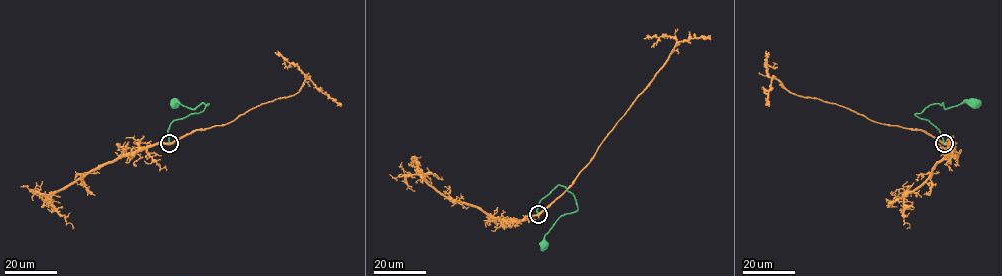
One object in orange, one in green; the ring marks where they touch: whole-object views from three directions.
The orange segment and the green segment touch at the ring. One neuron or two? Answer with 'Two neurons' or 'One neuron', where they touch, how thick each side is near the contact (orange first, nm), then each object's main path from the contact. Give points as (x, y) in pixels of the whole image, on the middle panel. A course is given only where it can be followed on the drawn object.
Two neurons. Place: (538, 214). Thickness 440 nm (orange) against 280 nm. Course of orange: (538, 213), (547, 208), (587, 164), (609, 132), (666, 60), (676, 40), (666, 36), (644, 39). Course of green: (538, 213), (539, 201), (558, 185), (563, 186), (576, 199), (578, 209), (560, 217), (544, 237), (542, 250)

